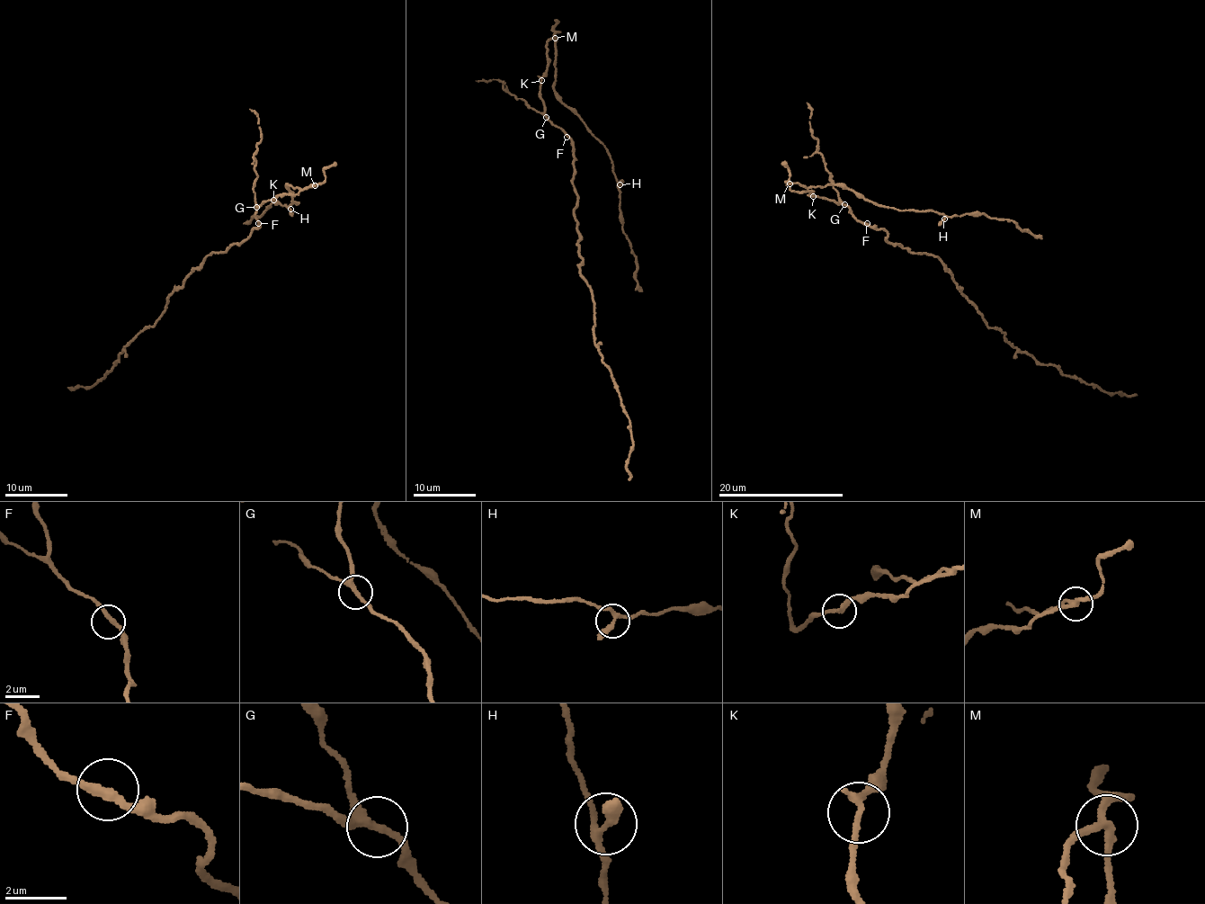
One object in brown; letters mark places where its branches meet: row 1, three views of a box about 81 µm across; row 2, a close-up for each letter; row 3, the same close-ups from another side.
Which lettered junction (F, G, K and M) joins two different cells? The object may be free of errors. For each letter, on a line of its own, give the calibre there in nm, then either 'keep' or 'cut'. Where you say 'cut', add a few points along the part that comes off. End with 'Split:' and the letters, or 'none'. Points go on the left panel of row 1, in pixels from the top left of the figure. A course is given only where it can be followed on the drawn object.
F: 280 nm thick; keep
G: 240 nm thick; keep
K: 240 nm thick; keep
M: 240 nm thick; cut; foreign part runs (316, 185), (293, 188), (285, 183), (291, 201), (298, 203), (292, 201), (288, 207), (272, 201), (250, 223)
Split: M

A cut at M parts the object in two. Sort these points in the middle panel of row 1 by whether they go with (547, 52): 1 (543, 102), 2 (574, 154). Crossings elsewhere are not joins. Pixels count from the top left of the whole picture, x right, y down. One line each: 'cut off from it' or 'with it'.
1: with it
2: with it

